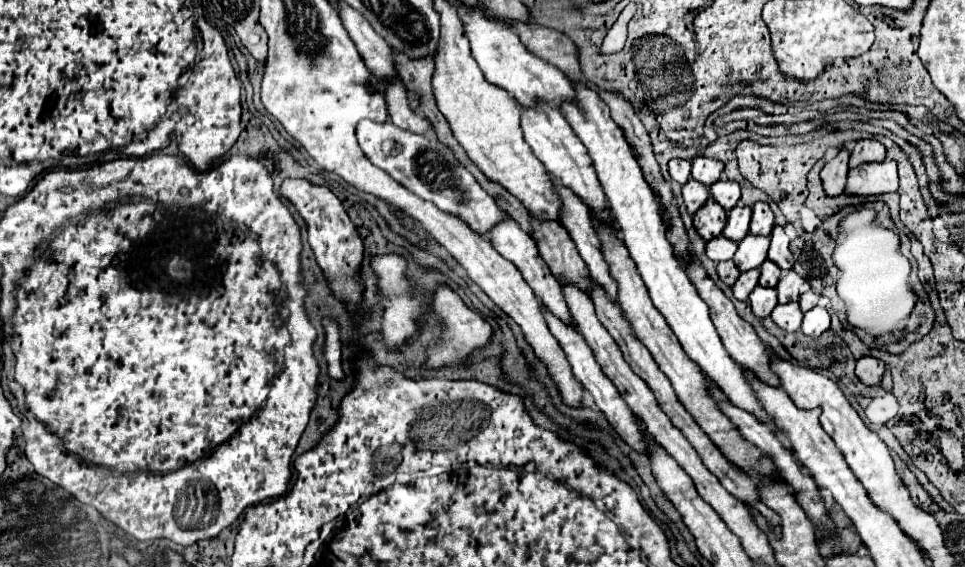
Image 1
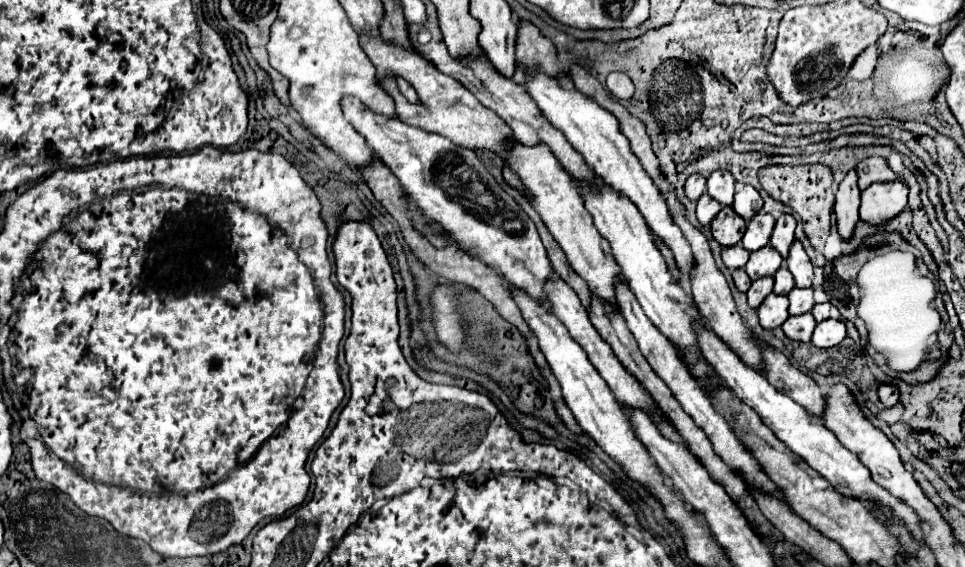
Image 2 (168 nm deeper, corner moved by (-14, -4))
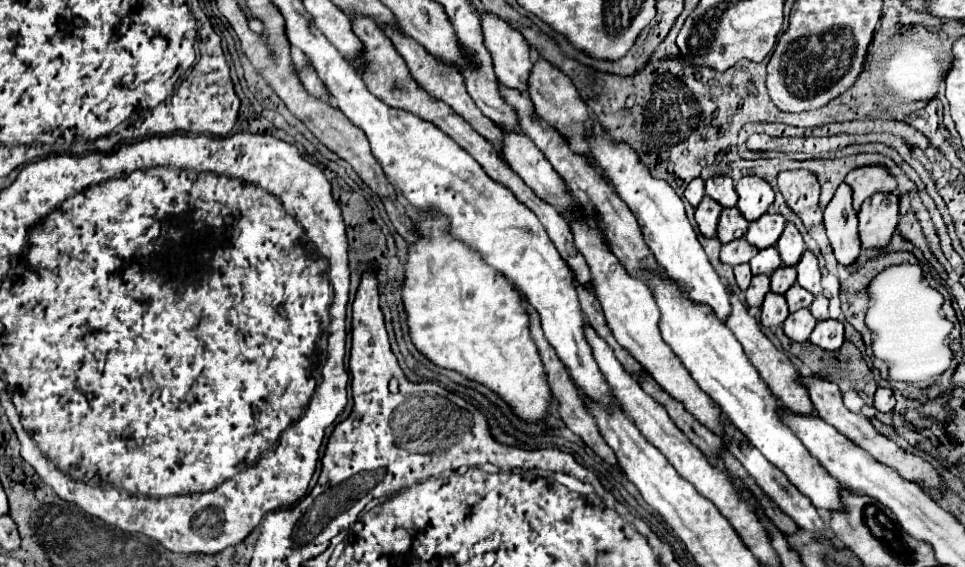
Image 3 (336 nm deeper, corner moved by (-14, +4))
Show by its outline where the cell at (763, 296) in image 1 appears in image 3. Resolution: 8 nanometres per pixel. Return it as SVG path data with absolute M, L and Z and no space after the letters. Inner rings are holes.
M768 292L768 296L764 298L764 304L762 304L760 324L766 326L766 328L776 328L776 326L780 326L788 318L788 314L790 312L788 312L786 298L780 296L780 294Z

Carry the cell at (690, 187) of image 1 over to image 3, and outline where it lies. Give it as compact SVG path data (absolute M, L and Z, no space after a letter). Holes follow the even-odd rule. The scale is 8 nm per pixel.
M704 196L704 200L696 208L696 224L698 224L698 230L702 236L706 236L706 238L716 236L720 212L722 212L720 204L716 204L714 200L708 200L708 196Z

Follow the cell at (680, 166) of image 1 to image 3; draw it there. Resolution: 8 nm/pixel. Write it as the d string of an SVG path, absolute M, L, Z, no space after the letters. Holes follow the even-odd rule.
M696 178L692 180L686 190L684 190L684 198L696 208L700 202L702 202L702 196L704 196L704 180L702 178Z

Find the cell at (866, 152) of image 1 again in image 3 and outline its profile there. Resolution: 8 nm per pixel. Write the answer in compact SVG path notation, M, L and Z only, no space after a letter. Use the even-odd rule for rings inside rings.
M864 166L852 170L844 178L844 182L852 188L852 206L856 208L856 212L860 212L862 202L872 198L874 194L892 194L896 190L896 180L884 166Z

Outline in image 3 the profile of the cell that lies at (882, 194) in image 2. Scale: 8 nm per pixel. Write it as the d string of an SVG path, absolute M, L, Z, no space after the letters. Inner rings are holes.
M872 196L872 200L864 202L858 218L858 238L862 248L886 248L896 230L900 216L898 198L896 196Z

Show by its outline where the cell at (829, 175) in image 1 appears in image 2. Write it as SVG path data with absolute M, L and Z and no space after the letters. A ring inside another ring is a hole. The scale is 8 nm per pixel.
M850 170L846 178L840 182L836 192L836 220L838 220L838 232L844 240L852 236L852 230L858 222L858 206L860 206L860 188L858 188L858 174L856 170Z

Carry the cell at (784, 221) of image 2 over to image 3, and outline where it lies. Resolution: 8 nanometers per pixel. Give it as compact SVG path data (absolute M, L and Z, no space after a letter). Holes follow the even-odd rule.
M788 222L784 230L786 232L778 240L778 252L782 258L782 266L796 266L806 250L806 246L804 246L802 234L798 232L798 228L794 224Z

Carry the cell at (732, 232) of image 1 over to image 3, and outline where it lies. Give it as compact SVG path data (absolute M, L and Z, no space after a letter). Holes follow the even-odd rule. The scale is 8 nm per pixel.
M764 214L760 220L756 222L750 222L750 228L748 228L748 234L746 234L746 240L750 244L754 244L756 248L770 248L772 244L778 242L778 238L782 236L784 232L784 226L786 226L786 220L784 216L780 214Z

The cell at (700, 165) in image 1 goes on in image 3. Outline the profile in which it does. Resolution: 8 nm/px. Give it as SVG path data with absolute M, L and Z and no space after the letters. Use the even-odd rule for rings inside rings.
M716 176L706 180L706 196L716 200L724 208L734 208L738 202L738 194L734 190L732 178L728 176Z

